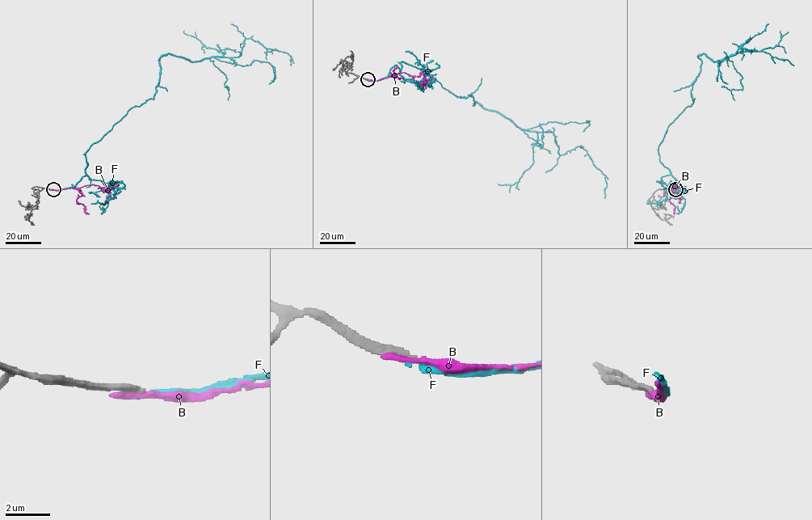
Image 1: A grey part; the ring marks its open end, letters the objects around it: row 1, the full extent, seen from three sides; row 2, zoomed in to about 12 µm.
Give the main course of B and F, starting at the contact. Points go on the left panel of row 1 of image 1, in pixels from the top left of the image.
B: (52, 189), (96, 184), (110, 192), (107, 188), (102, 189)
F: (53, 189), (73, 187), (90, 146), (153, 99), (161, 56), (237, 57), (250, 38), (287, 53), (291, 65)

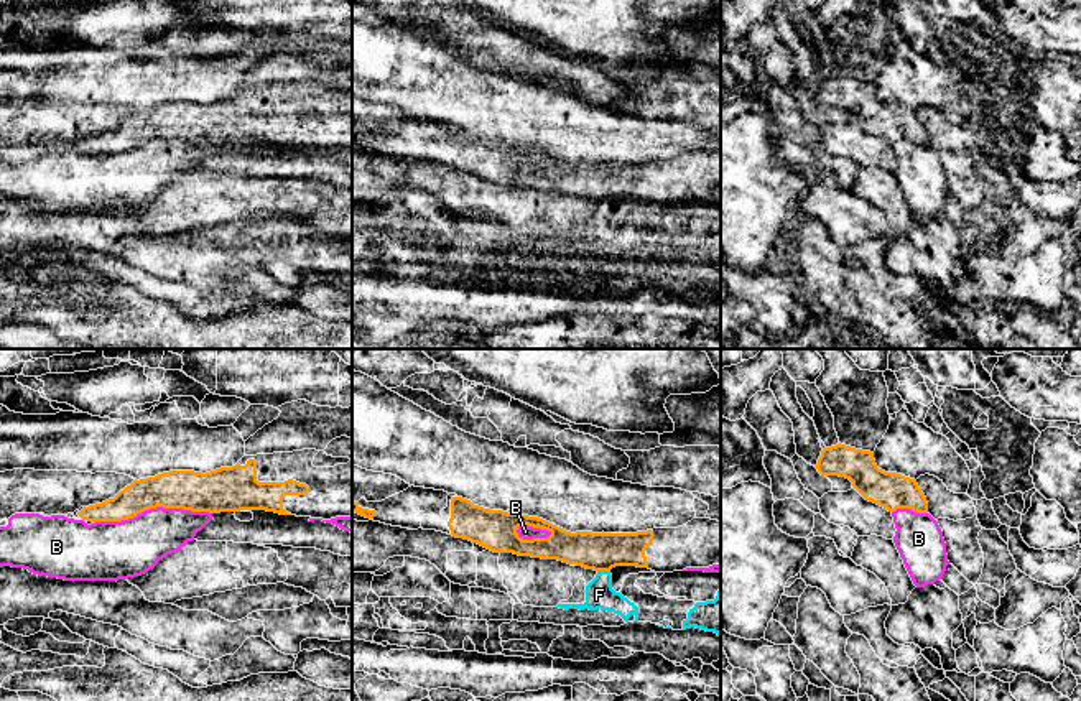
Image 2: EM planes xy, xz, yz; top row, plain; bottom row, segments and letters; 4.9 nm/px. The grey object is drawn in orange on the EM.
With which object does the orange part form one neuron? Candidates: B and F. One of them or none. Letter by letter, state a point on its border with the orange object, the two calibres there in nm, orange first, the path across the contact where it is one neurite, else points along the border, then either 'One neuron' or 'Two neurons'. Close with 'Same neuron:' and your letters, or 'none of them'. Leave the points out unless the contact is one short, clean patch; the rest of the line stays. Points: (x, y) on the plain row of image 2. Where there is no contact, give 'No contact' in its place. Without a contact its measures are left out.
B: Touches orange at xy (152, 139). Thickness 190 nm (orange) against 280 nm. Two neurons
F: Touches orange at xz (604, 201). Thickness 190 nm (orange) against 140 nm. Boundary: xz (598, 201), (609, 203). Two neurons
Same neuron: none of them

